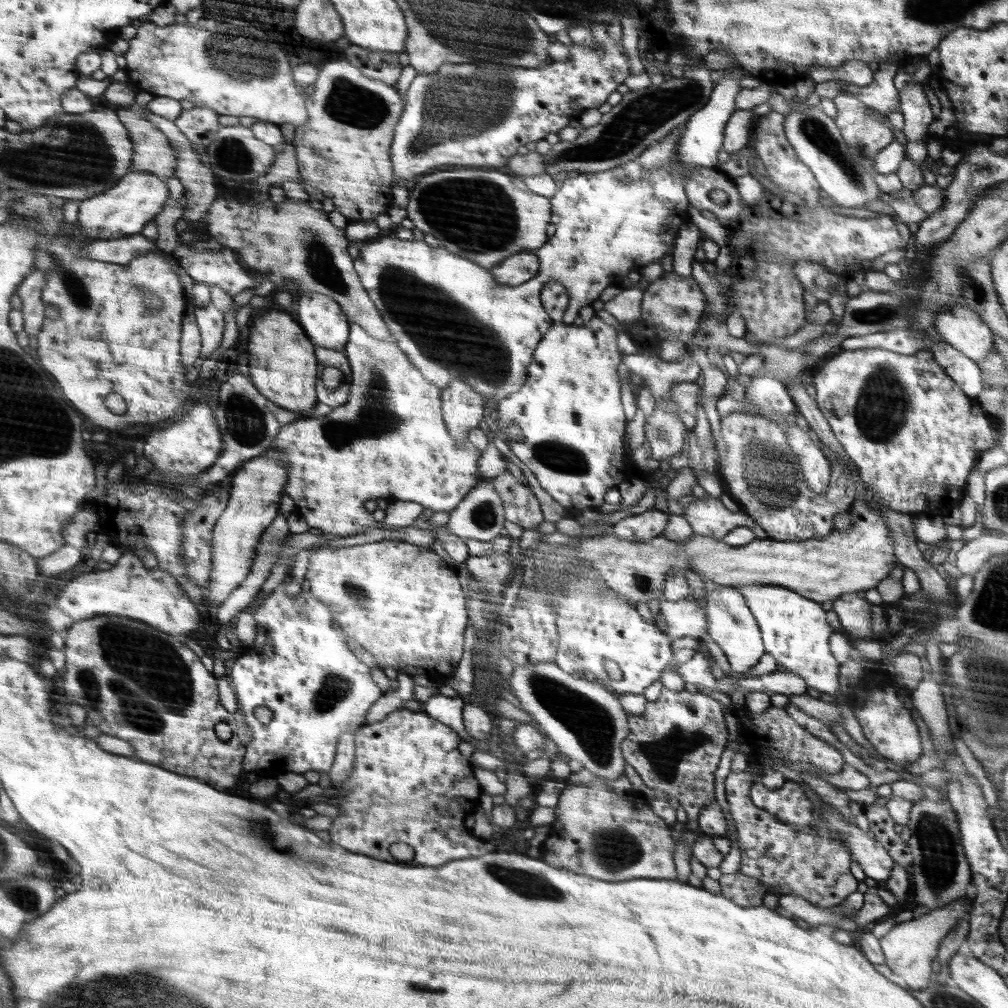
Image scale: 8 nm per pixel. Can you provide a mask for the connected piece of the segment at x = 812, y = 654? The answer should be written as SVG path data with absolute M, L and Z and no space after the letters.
M739 586L735 590L746 598L751 612L759 622L767 654L776 660L778 667L800 674L808 687L835 696L840 684L838 668L841 663L830 651L828 642L832 628L826 622L826 610L818 601L800 596L782 586Z

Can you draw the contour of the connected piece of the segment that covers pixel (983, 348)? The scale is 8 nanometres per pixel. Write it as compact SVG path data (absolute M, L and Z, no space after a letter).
M952 304L950 310L940 310L935 327L943 340L975 363L984 360L986 352L994 348L992 330L966 304Z

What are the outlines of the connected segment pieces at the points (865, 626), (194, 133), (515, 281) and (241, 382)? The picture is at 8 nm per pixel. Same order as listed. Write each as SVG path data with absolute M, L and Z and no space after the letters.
M856 593L844 594L834 601L832 610L838 615L843 628L856 638L867 639L872 634L872 604L862 600Z
M197 107L185 111L175 122L190 140L202 138L206 134L217 134L222 128L220 114L209 107Z
M528 251L523 252L520 256L512 256L512 258L504 260L504 264L500 264L488 272L492 272L492 276L496 276L496 284L520 286L534 278L538 268L540 268L539 257L534 252Z
M234 373L223 385L219 391L219 407L216 416L220 423L220 431L224 433L224 441L226 448L224 454L220 456L220 460L214 467L210 468L202 475L196 476L192 482L188 484L193 486L205 486L212 483L220 483L224 478L234 475L238 472L244 462L262 455L273 446L273 440L278 431L286 424L290 424L302 416L314 416L320 418L332 412L333 407L318 402L314 408L310 408L308 412L292 412L278 406L275 402L268 400L260 391L252 384L249 376L242 373Z

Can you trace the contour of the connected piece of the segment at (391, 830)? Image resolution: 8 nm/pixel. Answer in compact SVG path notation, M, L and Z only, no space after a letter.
M402 707L396 711L389 713L385 719L375 722L373 724L366 724L359 731L353 735L355 740L355 752L356 758L354 758L354 770L348 776L348 780L344 780L342 784L333 784L332 787L338 791L338 796L342 800L339 808L340 816L334 818L334 824L330 828L330 836L332 836L332 842L342 846L342 848L348 848L350 852L360 852L360 854L370 854L370 856L376 856L378 860L388 860L388 862L394 862L392 854L388 852L388 848L394 844L394 842L406 842L410 844L414 849L414 864L426 864L426 866L440 866L440 864L450 863L458 859L467 859L468 857L482 856L488 853L493 853L496 848L494 845L486 840L478 840L470 834L466 834L464 830L464 818L470 814L470 810L475 810L478 806L480 796L484 796L483 785L479 780L476 780L476 767L472 766L472 759L468 760L468 756L464 756L464 752L460 752L460 744L464 744L465 740L463 736L460 736L459 732L456 732L452 725L444 724L444 721L433 719L432 716L428 716L424 710L412 711Z

